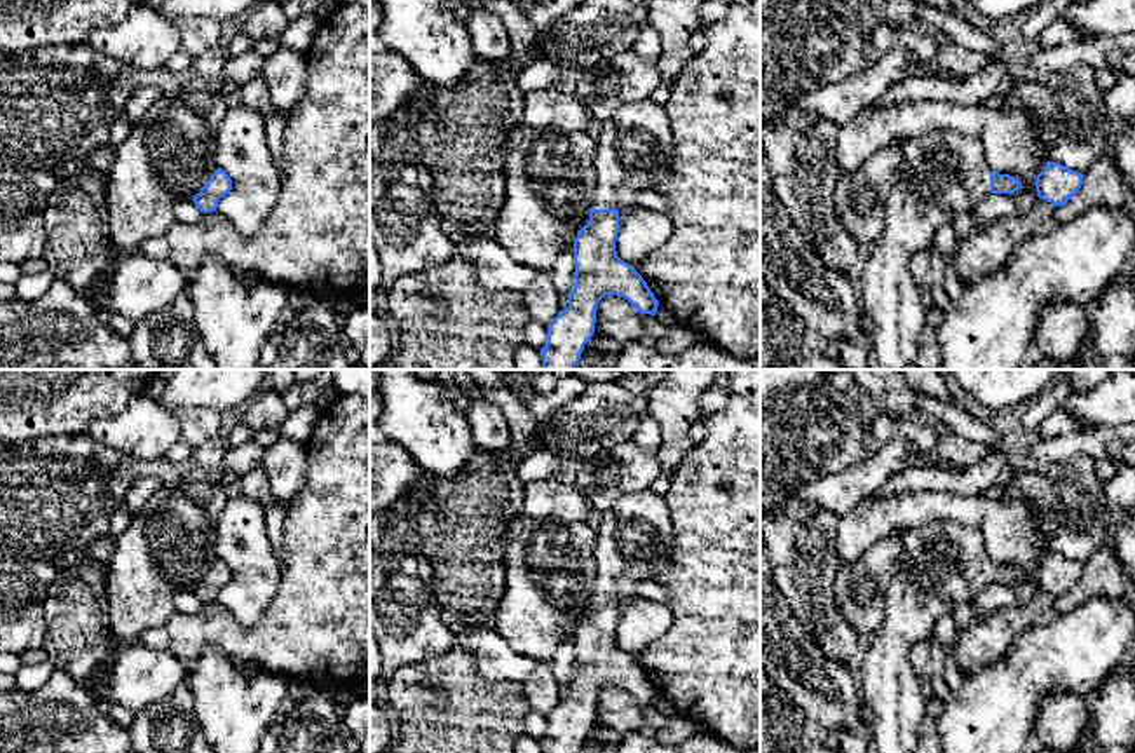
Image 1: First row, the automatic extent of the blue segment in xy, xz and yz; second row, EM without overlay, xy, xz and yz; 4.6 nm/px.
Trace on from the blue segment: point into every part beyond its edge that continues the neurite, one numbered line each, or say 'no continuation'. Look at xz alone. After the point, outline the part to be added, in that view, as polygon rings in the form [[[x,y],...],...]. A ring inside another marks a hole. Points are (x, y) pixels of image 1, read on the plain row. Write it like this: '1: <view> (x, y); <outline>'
1: xz (635, 537); [[[626,492],[601,512],[596,530],[595,600],[624,600],[643,580],[669,570],[675,530],[666,497],[652,492]]]

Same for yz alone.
1: yz (944, 565); [[[938,519],[903,528],[903,554],[894,579],[884,591],[886,615],[861,662],[861,699],[872,715],[870,744],[879,753],[917,753],[919,727],[926,720],[921,685],[910,664],[910,650],[933,633],[938,617],[973,600],[990,586],[990,556],[975,526]]]

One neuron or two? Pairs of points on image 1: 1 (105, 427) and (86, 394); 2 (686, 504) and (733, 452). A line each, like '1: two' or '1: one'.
1: two
2: one

